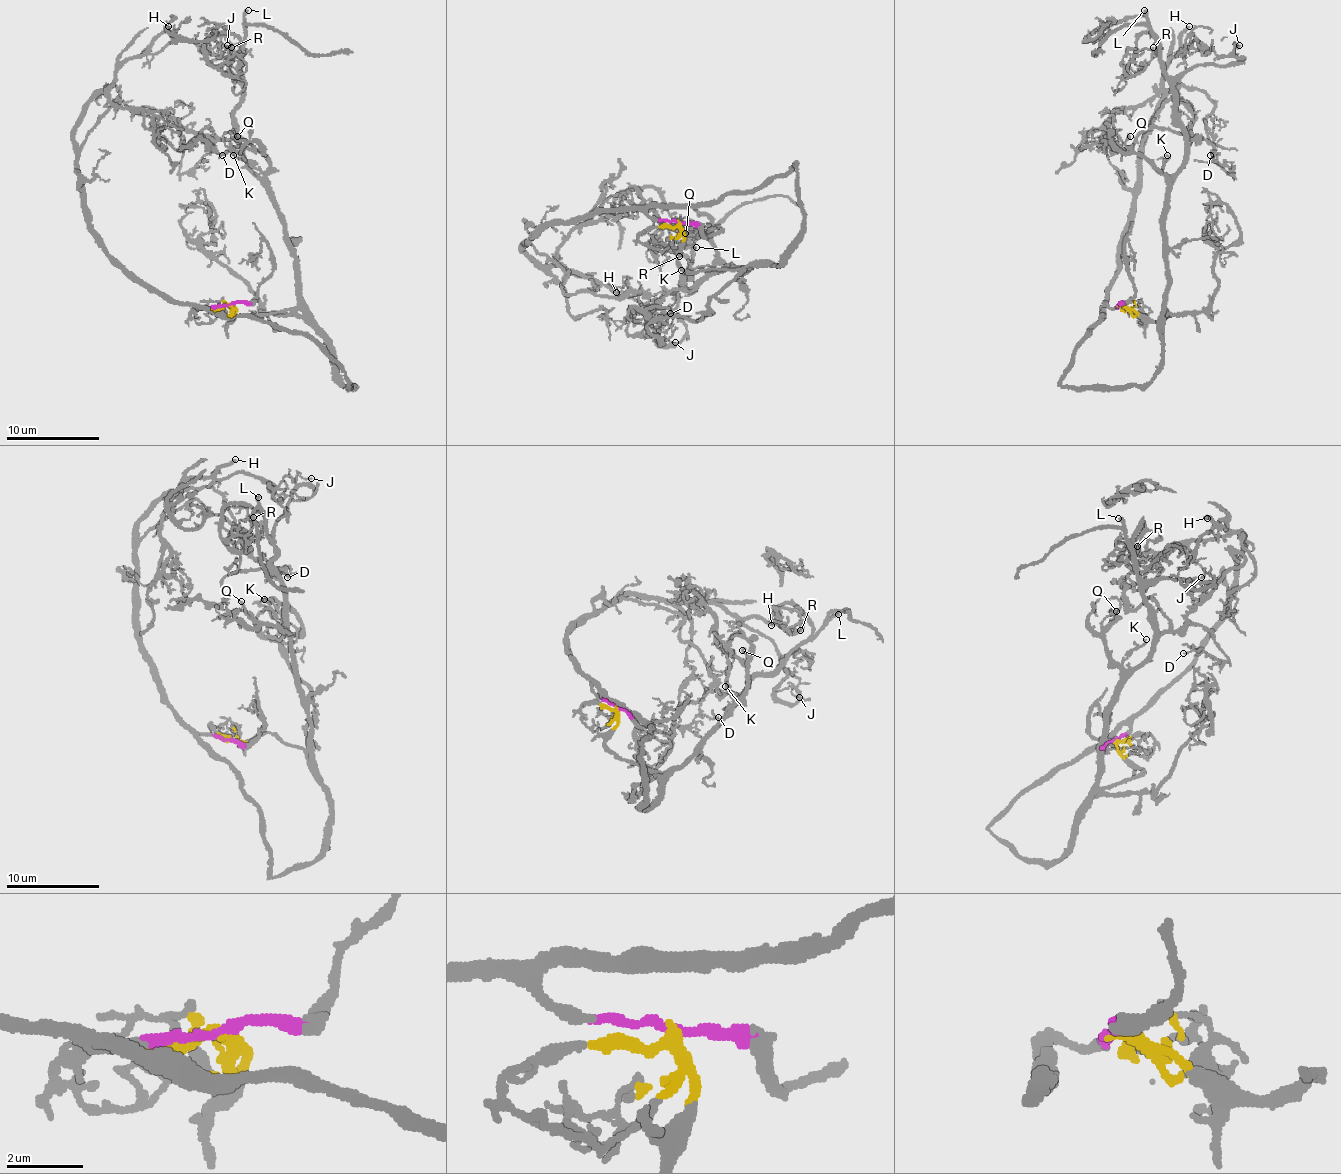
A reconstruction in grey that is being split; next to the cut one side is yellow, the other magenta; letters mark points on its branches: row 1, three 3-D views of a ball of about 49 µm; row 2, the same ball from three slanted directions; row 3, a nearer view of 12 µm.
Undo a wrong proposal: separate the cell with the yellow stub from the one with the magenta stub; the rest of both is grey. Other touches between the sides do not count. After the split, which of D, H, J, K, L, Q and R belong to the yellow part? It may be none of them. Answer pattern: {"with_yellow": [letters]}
{"with_yellow": ["D", "J", "K", "L", "Q", "R"]}

